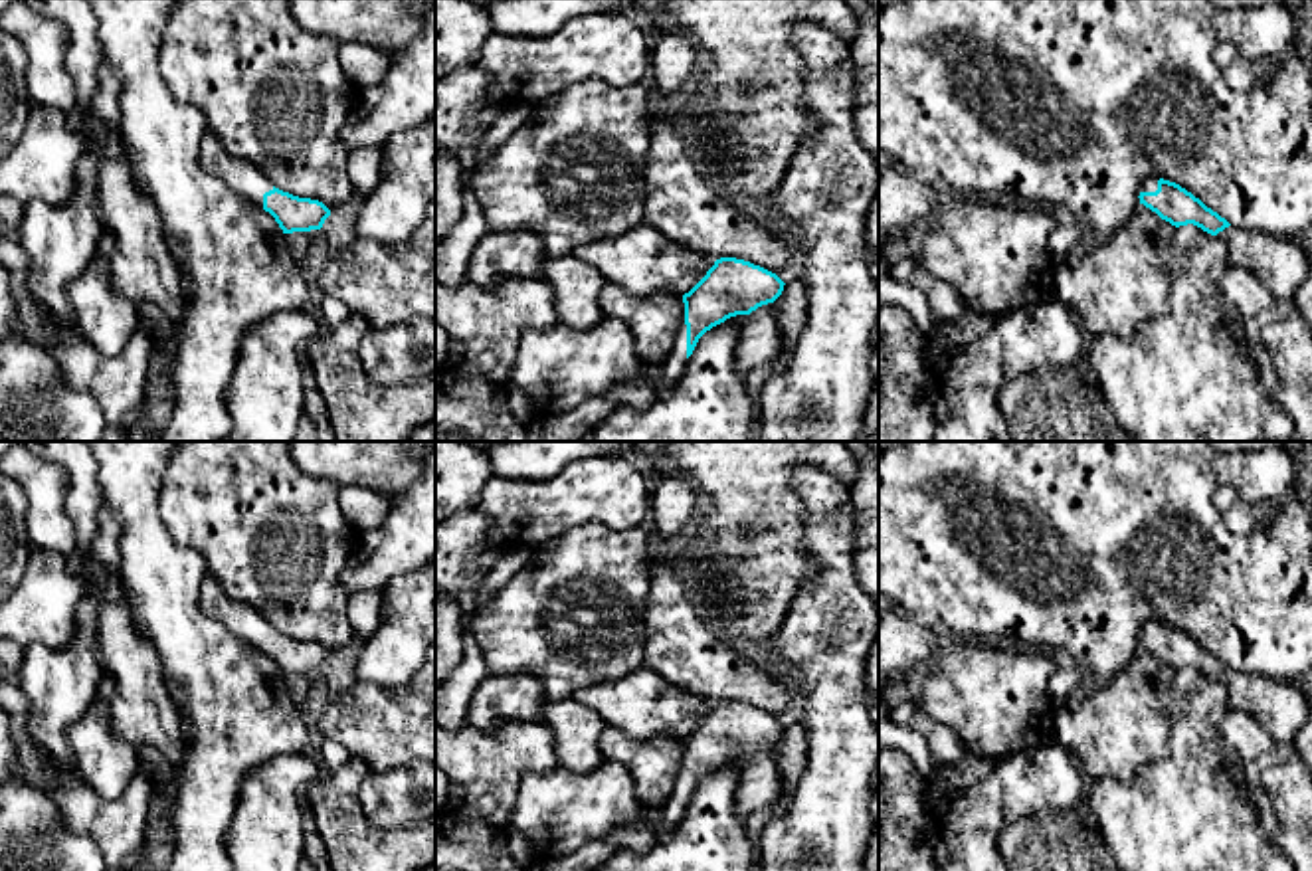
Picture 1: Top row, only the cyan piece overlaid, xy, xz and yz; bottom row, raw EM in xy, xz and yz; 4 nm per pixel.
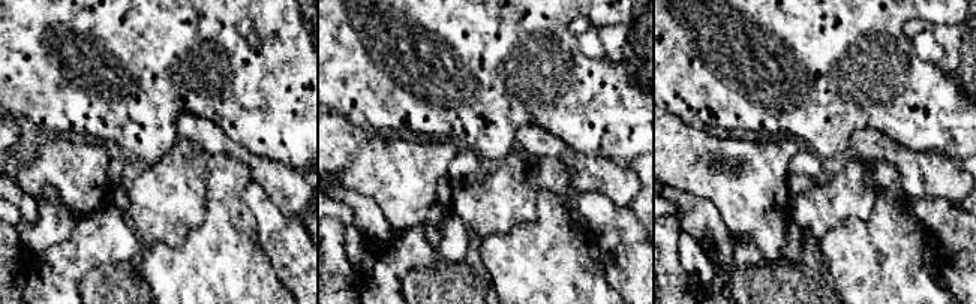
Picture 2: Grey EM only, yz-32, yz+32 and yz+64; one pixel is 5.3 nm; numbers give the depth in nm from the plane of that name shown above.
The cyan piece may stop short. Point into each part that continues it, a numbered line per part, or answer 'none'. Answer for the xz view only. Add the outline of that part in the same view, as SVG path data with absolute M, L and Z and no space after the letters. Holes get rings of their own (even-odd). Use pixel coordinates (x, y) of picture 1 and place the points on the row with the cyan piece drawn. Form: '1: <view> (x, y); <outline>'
1: xz (673, 367); M685 321L681 325L681 331L677 335L677 340L675 340L667 360L661 366L663 366L665 380L671 386L675 386L681 380L685 366L687 366L687 325L685 325Z

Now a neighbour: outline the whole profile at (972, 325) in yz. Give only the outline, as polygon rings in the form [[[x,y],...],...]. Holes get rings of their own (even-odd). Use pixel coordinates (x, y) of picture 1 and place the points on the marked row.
[[[964,297],[962,317],[954,323],[936,323],[936,344],[944,354],[952,354],[984,339],[995,325],[993,315],[978,313]]]

